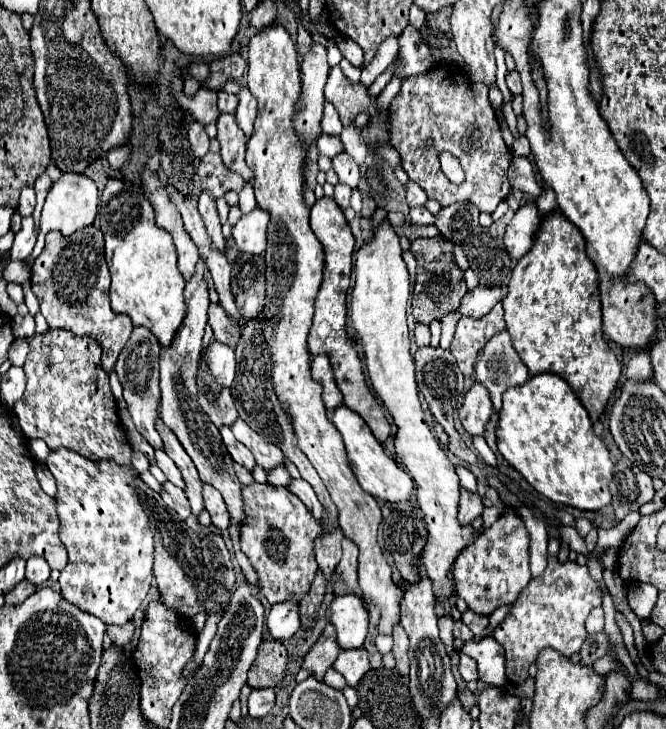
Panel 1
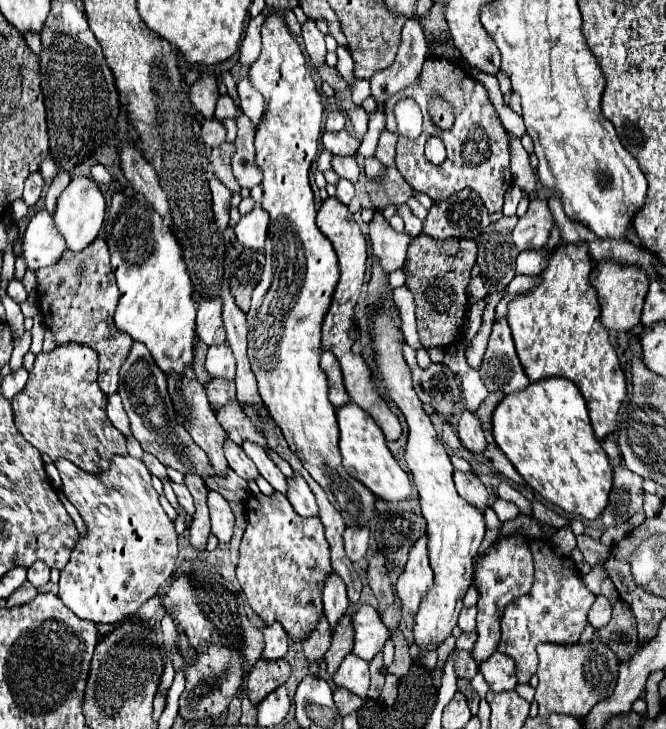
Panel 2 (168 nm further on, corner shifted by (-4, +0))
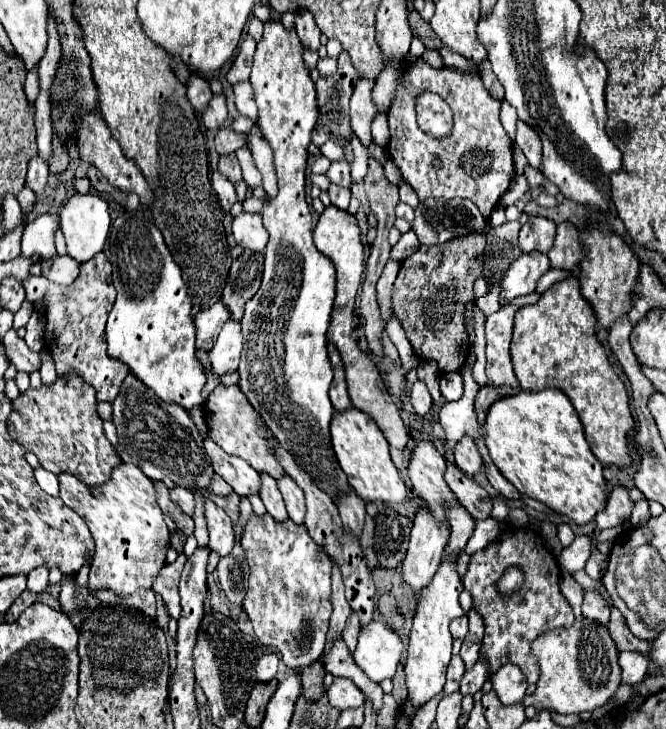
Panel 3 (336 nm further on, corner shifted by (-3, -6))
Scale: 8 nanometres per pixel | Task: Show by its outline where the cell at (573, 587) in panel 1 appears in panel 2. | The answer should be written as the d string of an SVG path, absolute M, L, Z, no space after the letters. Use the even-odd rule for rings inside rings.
M530 541L536 579L530 593L522 595L520 599L512 601L502 615L502 637L498 651L510 655L516 661L516 675L518 683L528 683L530 677L536 673L538 643L564 643L574 645L578 643L584 627L588 625L588 611L596 595L588 591L582 577L576 571L576 563L570 557L560 557L552 551L550 543L546 541Z

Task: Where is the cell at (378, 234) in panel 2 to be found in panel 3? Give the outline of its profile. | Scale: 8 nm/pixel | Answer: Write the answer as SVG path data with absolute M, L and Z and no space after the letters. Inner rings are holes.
M389 259L389 263L385 265L379 281L377 281L377 303L379 303L379 313L383 323L387 323L393 317L393 309L391 309L391 291L393 291L393 281L397 277L399 271L399 263Z

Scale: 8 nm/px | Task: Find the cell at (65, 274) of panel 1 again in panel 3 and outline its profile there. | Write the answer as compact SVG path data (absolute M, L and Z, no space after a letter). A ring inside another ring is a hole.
M103 253L81 265L81 275L73 285L57 285L47 277L29 275L23 281L27 301L43 301L47 307L45 347L49 349L59 377L77 373L87 385L95 389L97 401L113 401L121 389L129 367L107 355L105 323L115 301L115 287L111 283L111 263Z

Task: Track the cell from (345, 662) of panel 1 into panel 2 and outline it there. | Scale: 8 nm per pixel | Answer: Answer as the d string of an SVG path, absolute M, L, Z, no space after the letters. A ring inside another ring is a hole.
M348 653L348 657L344 657L342 665L338 667L338 671L332 675L334 683L338 687L346 687L352 693L356 693L358 697L366 699L368 693L368 685L370 685L370 671L368 671L368 661Z

